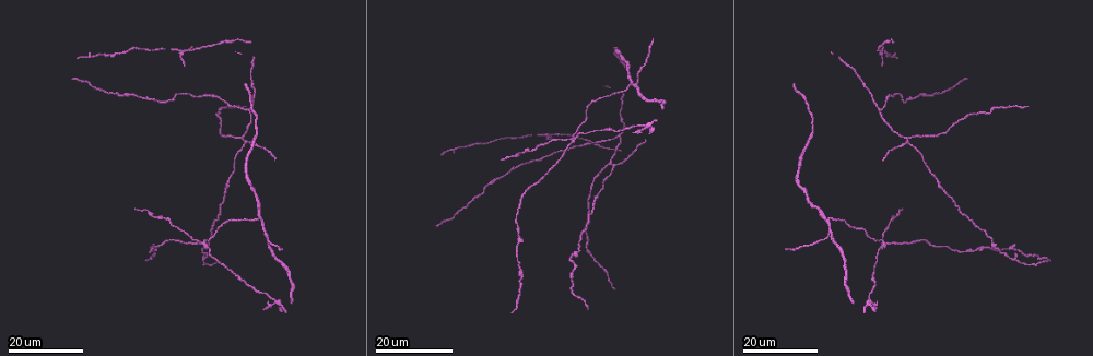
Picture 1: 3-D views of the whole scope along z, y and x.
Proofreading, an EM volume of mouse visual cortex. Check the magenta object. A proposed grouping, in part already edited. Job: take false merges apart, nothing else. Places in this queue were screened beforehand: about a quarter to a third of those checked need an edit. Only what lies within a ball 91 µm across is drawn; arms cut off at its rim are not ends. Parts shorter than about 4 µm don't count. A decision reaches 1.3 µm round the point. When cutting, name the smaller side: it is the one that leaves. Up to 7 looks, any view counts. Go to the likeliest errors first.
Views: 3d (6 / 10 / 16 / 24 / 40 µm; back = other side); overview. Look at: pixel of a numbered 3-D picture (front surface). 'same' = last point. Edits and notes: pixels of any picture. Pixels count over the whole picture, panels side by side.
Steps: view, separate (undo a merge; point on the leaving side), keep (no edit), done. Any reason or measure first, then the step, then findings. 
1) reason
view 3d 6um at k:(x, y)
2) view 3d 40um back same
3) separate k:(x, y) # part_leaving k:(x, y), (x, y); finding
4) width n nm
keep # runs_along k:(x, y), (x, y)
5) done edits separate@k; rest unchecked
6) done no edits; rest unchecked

two arms in line, one across
view 3d 24um at 1:(178, 51)

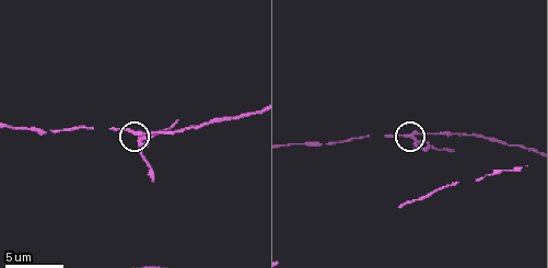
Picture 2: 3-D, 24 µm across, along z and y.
zoom in
view 3d 10um at 2:(413, 132)

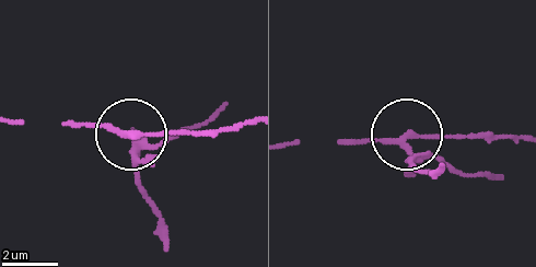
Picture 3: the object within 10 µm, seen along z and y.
arms 3
separate 3:(153, 159) # part_leaving 3:(121, 136), (131, 143), (166, 246); a second neuron is stuck on

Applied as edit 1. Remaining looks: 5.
looks like a crossing
view 3d 24um at 1:(203, 242)

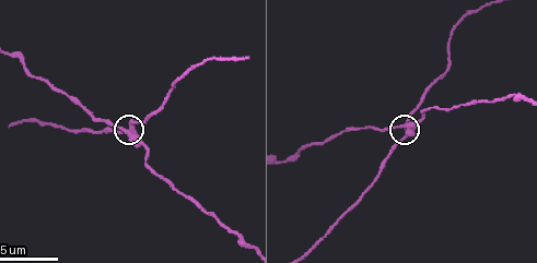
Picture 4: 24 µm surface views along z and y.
view 3d 6um at 4:(131, 126)

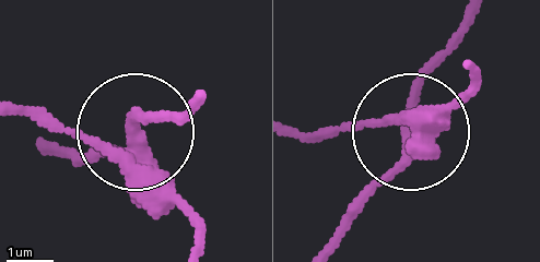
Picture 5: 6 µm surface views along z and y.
side_arm 33 um
separate 5:(197, 213) # part_leaving 5:(151, 179), (190, 222), (194, 246); two neurons meet here

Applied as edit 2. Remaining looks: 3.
see it whole again
view overview

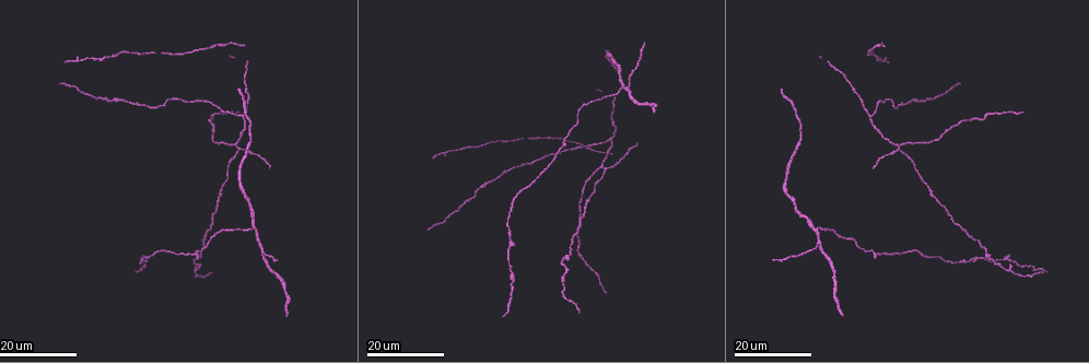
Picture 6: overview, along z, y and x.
three arms meet
view 3d 24um at 6:(818, 242)

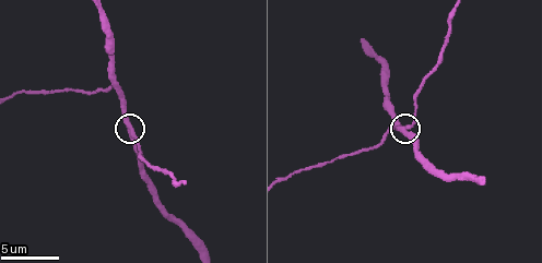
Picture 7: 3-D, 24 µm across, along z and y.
view 3d 10um at 7:(129, 131)

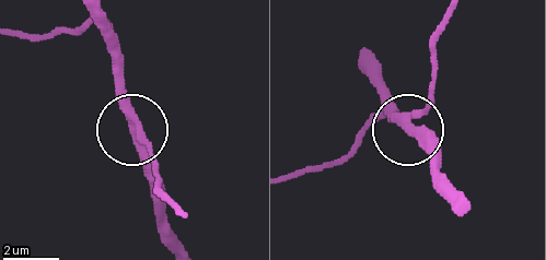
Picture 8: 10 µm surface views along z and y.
arms 3
keep # all the same neuron

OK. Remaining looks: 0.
done edits separate@3, separate@5; rest unchecked

